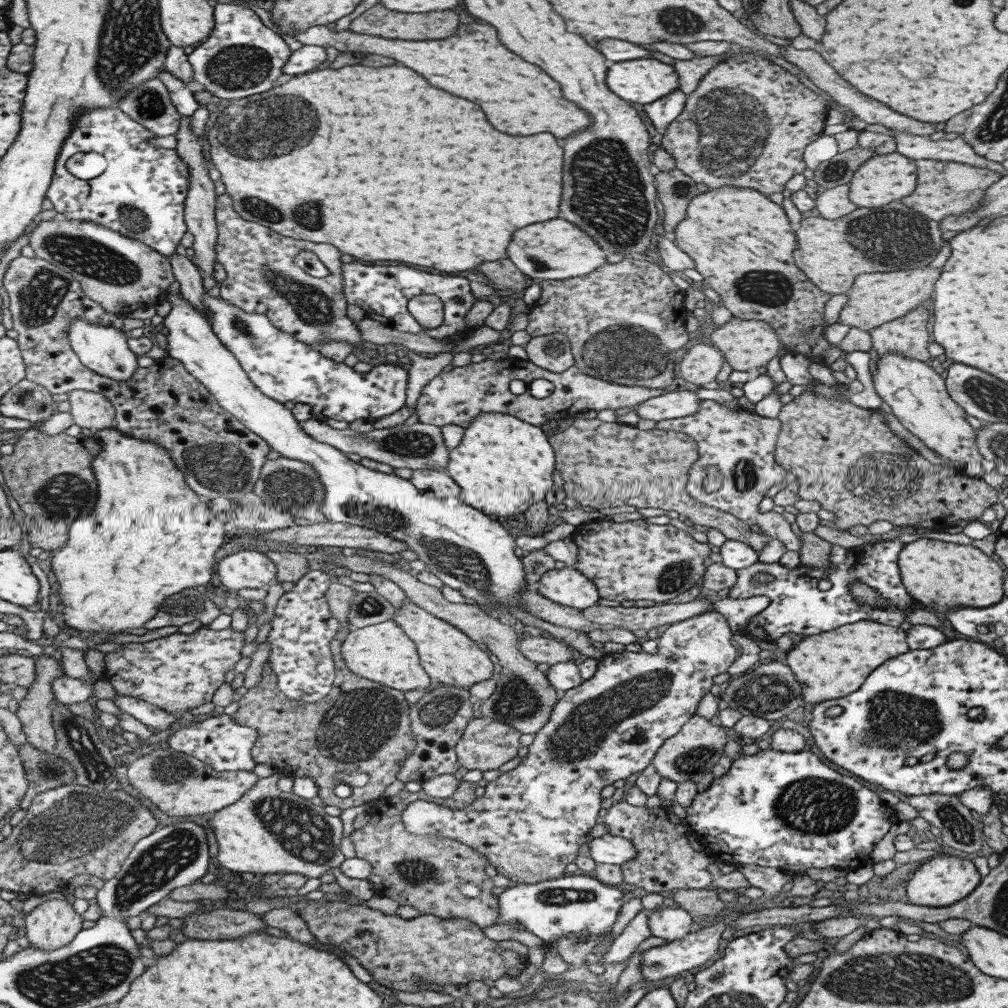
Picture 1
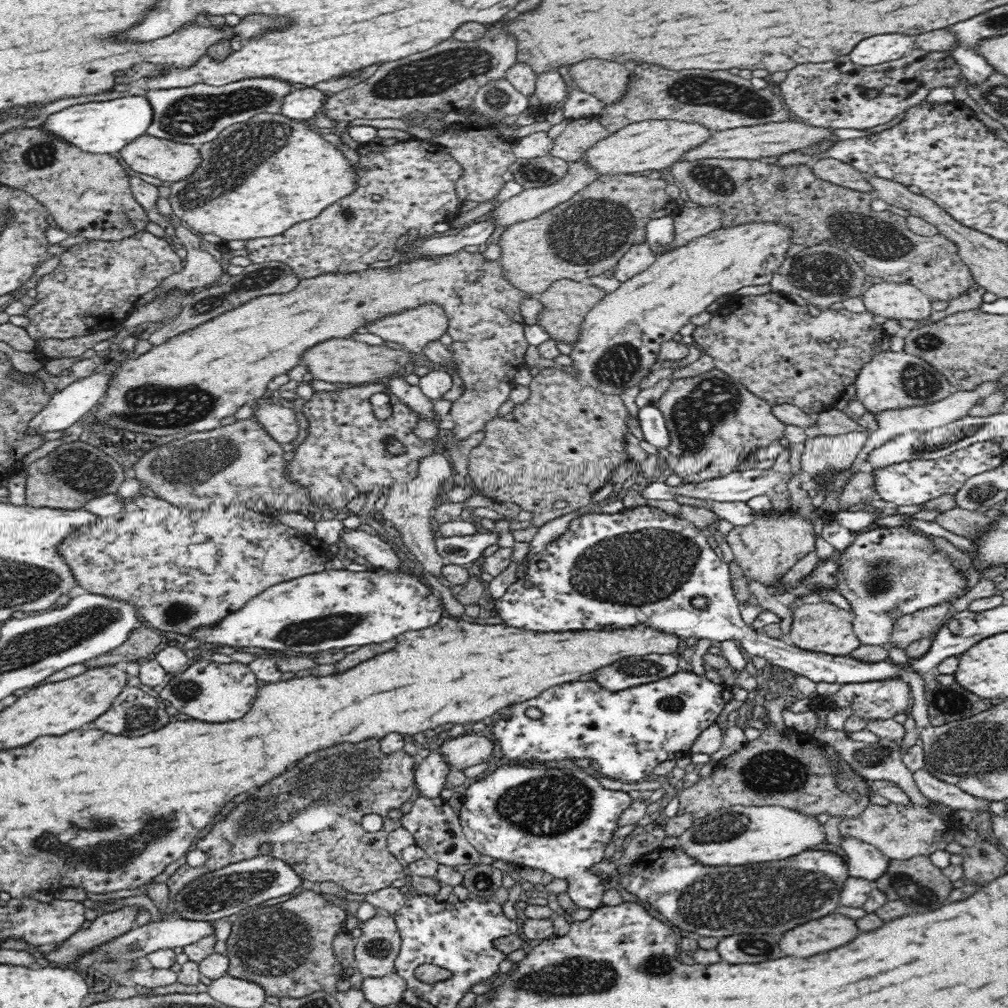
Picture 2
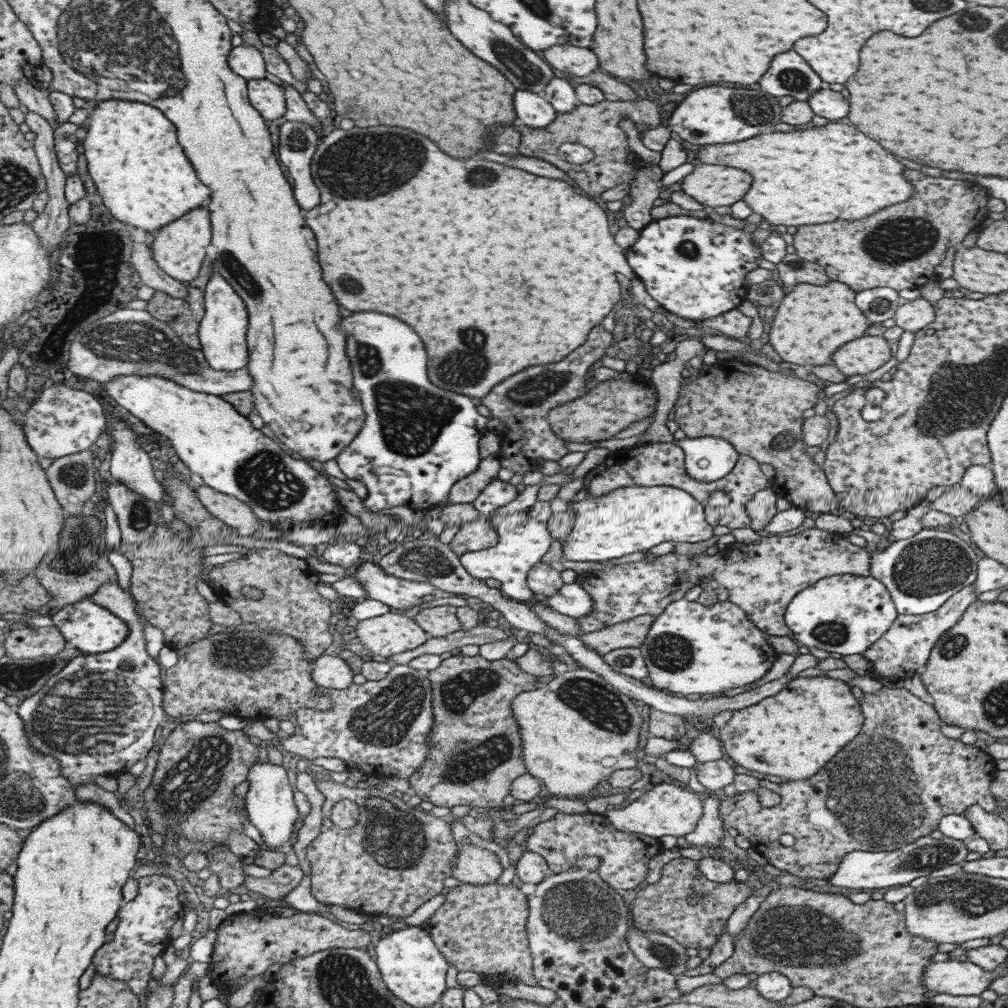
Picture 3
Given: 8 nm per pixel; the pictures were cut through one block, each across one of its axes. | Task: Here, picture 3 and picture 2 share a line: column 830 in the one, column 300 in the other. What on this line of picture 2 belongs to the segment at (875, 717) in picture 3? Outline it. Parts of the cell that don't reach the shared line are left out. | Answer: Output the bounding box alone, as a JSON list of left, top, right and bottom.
[168,738,419,906]

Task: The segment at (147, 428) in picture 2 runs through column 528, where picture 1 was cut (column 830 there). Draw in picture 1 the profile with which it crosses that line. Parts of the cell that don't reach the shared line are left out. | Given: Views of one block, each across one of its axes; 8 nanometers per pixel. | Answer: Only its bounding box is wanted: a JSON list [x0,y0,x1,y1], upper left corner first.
[671,185,835,363]

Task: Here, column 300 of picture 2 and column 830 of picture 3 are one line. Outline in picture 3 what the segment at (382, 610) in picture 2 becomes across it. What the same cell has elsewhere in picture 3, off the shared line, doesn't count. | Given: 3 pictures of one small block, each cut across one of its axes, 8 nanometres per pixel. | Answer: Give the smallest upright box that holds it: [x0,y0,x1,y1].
[783,574,897,655]

